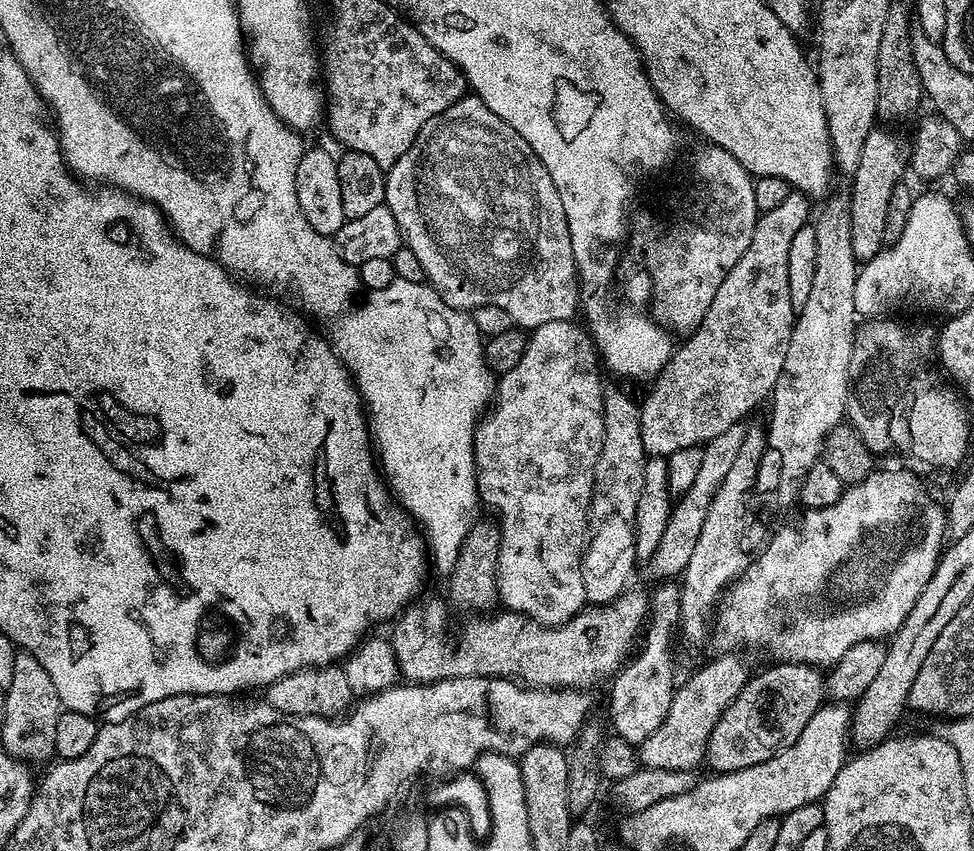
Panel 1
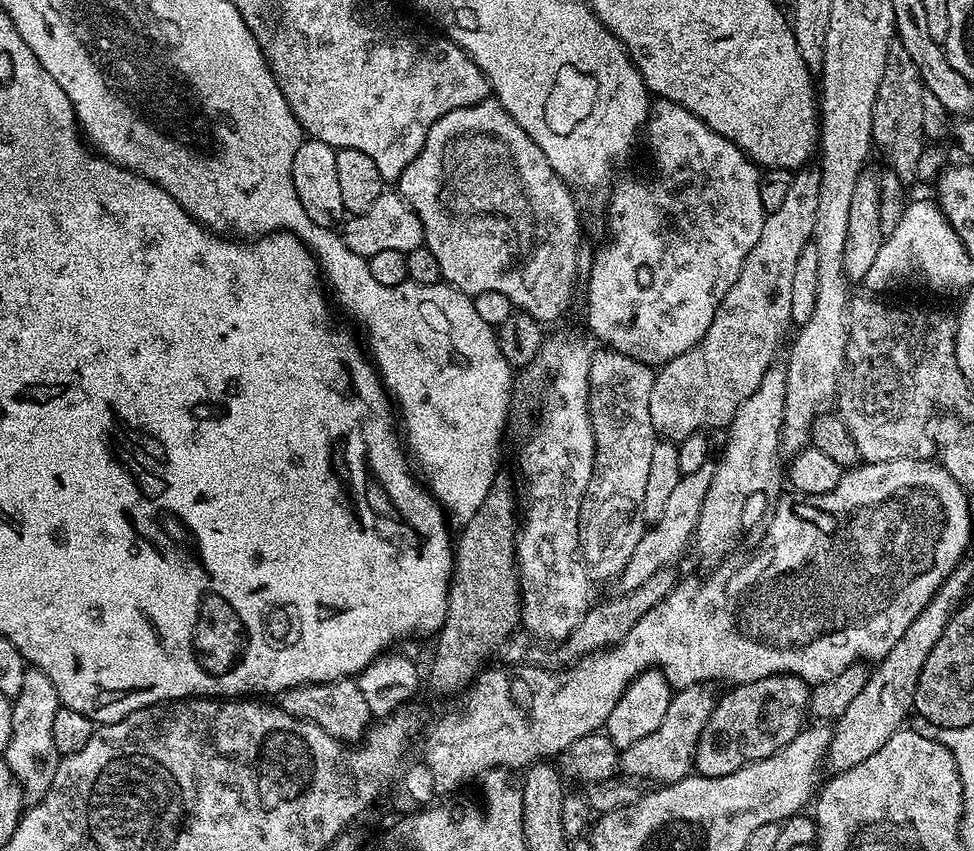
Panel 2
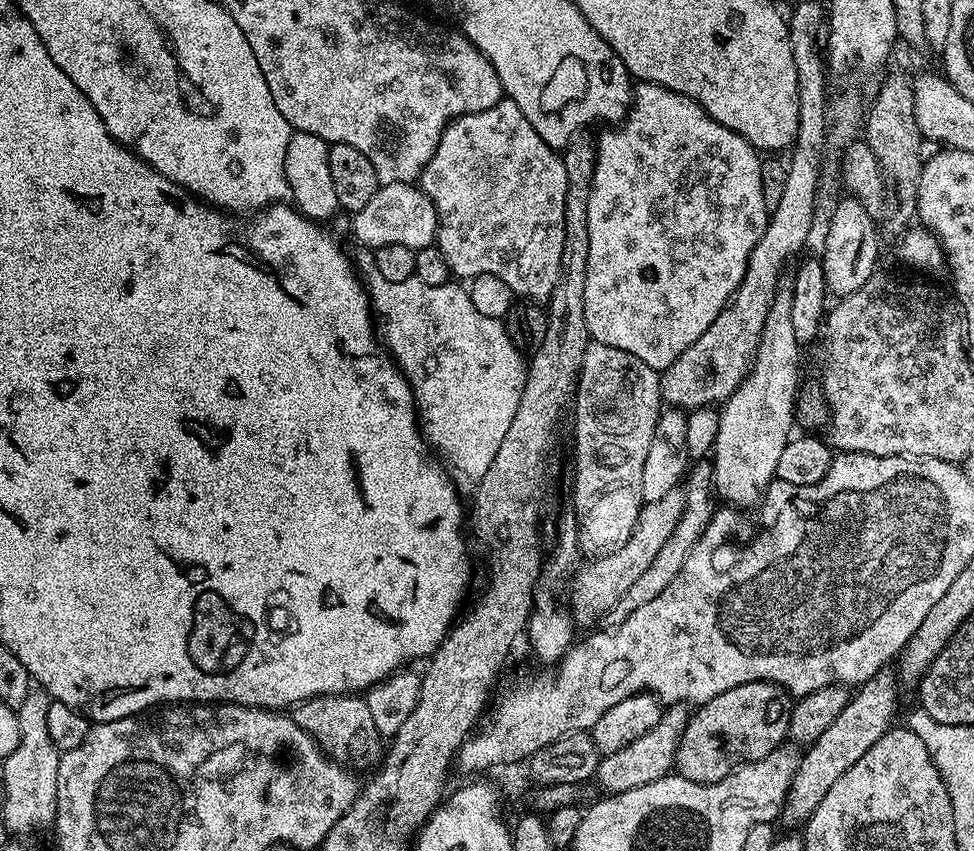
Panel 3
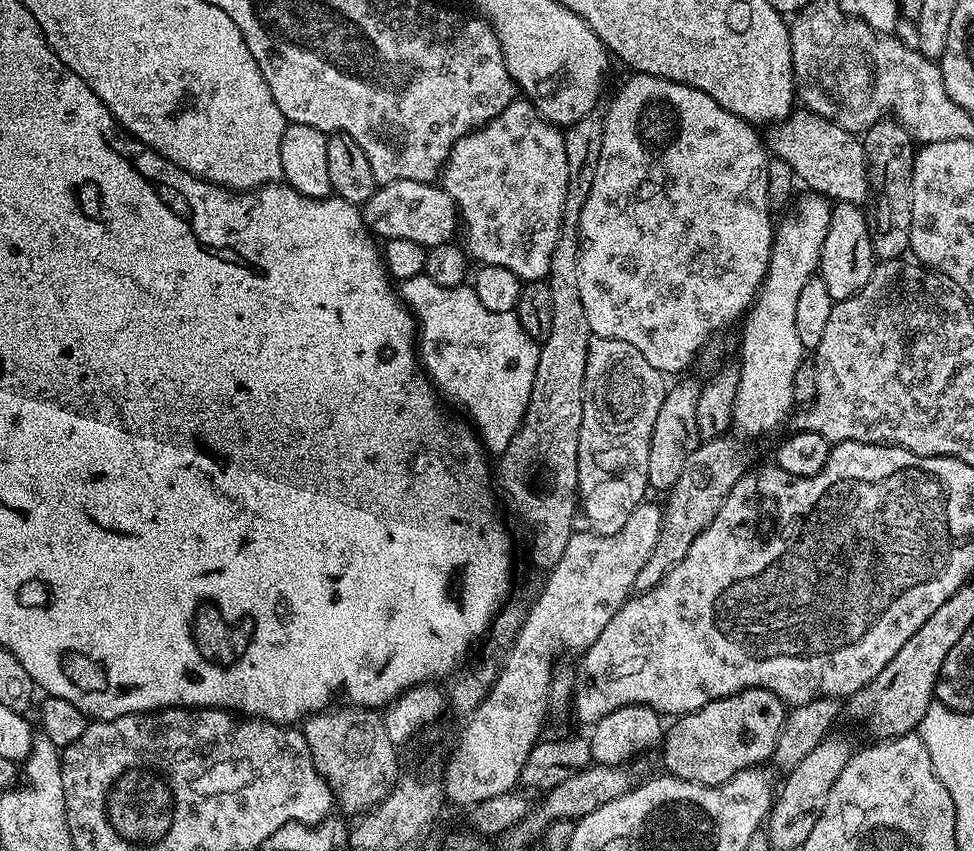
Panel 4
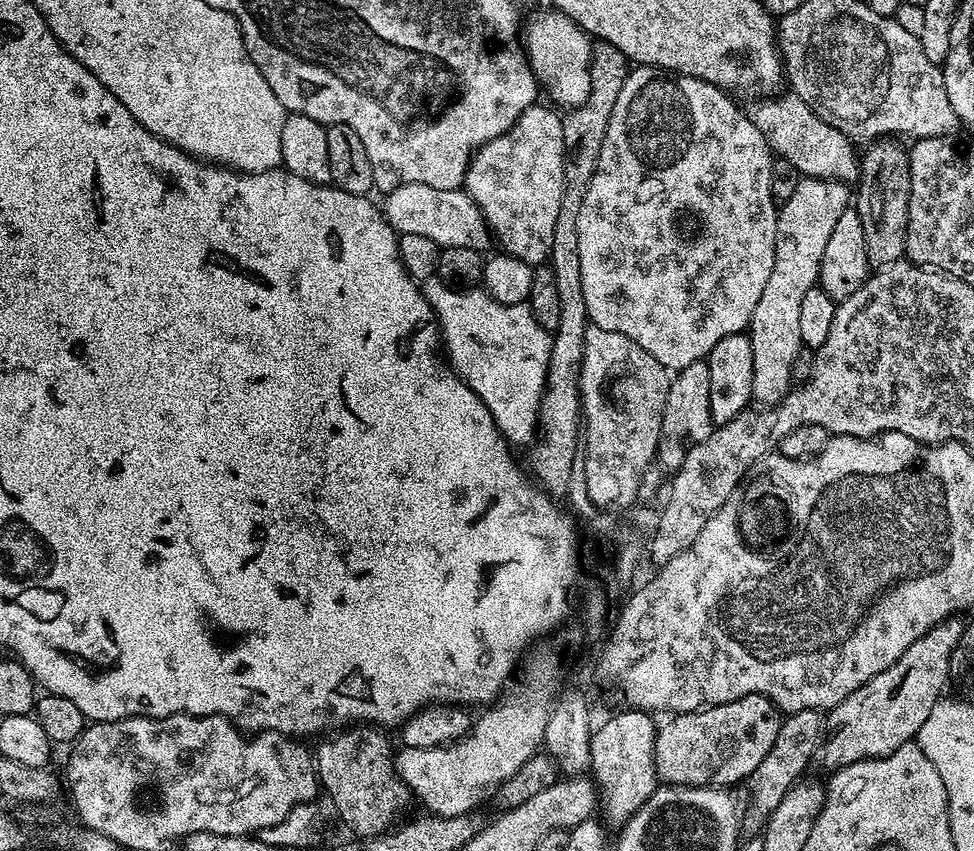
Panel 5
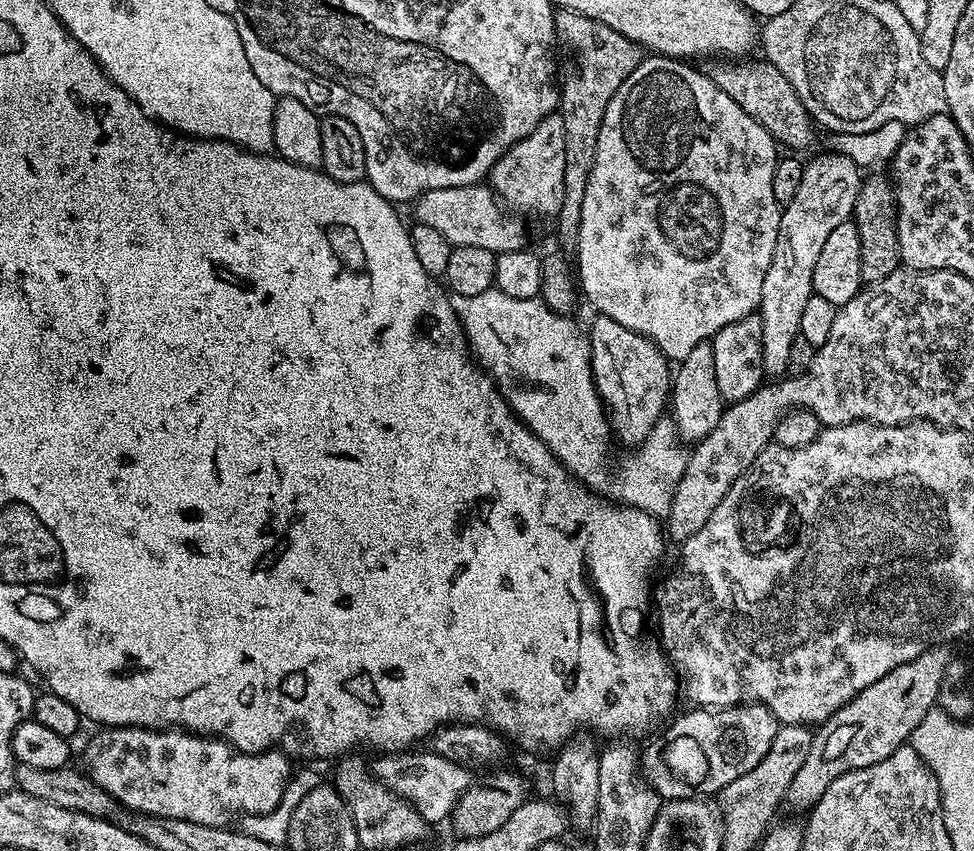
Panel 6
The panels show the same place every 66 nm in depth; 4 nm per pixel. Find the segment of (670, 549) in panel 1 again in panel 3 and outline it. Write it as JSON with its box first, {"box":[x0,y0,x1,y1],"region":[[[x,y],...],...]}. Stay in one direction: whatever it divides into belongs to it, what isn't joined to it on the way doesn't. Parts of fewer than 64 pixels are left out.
{"box":[570,488,684,625],"region":[[[680,488],[670,490],[670,494],[658,498],[658,502],[645,504],[638,522],[634,526],[634,534],[630,534],[626,546],[613,552],[597,555],[589,564],[582,565],[583,563],[581,563],[571,573],[572,604],[570,603],[570,611],[577,625],[599,621],[616,605],[618,598],[622,598],[622,594],[626,594],[626,590],[630,590],[634,581],[641,574],[646,574],[646,569],[650,567],[650,562],[654,562],[658,550],[662,550],[662,546],[666,546],[670,534],[674,534],[674,526],[678,526],[683,509],[684,492]]]}

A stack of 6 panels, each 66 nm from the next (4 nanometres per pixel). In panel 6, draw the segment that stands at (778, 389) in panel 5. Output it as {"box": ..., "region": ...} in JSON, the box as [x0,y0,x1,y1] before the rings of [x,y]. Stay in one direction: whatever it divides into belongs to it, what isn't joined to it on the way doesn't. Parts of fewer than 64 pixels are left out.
{"box":[758,150,862,378],"region":[[[835,150],[827,154],[829,156],[818,156],[805,163],[798,191],[794,193],[790,203],[783,205],[778,226],[778,242],[774,242],[774,258],[770,258],[770,270],[766,270],[766,282],[762,282],[762,298],[758,309],[762,322],[762,362],[765,373],[772,378],[783,377],[788,372],[790,346],[794,346],[794,342],[800,336],[802,310],[814,295],[812,279],[814,266],[818,262],[818,253],[826,243],[830,230],[835,230],[838,226],[842,226],[842,222],[852,219],[852,211],[860,193],[862,170],[854,162],[850,162],[850,158],[841,156]]]}

